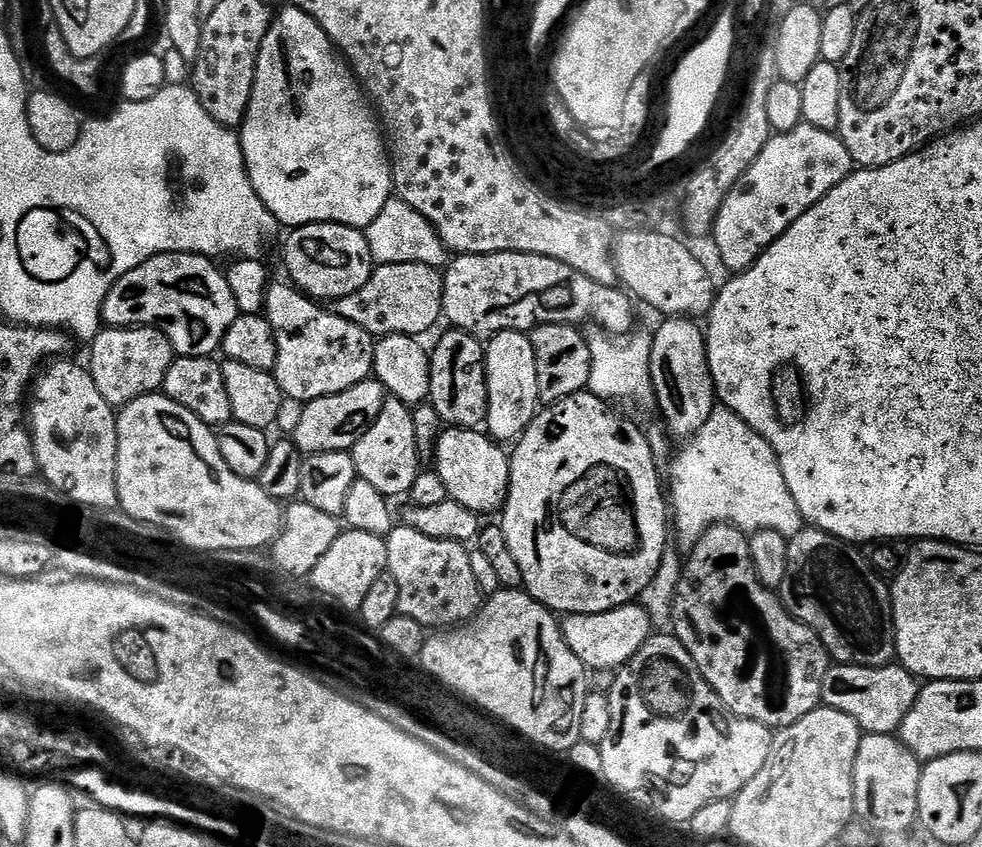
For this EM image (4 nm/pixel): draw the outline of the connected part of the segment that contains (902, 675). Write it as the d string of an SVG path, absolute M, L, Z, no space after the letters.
M896 662L883 664L881 668L867 668L857 664L836 664L829 667L824 679L822 700L827 707L842 710L842 714L850 714L850 718L854 718L854 722L858 722L861 733L873 732L890 736L899 733L900 724L906 718L906 714L910 714L920 690L921 685L918 683L917 677L911 676Z

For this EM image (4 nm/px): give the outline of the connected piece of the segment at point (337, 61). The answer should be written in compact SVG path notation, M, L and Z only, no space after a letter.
M287 11L281 16L279 13L273 19L259 52L255 53L254 90L250 94L250 106L244 115L244 123L238 129L240 145L244 151L244 161L248 167L248 177L252 183L252 189L256 191L258 198L262 198L262 202L269 214L272 215L273 221L277 225L285 224L285 229L301 228L307 224L341 224L342 226L366 230L372 225L374 218L378 218L378 214L382 214L386 202L393 199L394 196L392 165L388 158L385 141L382 139L382 129L374 119L374 109L368 97L364 95L363 88L360 87L355 75L342 63L337 49L322 30L322 26L318 26L316 20L310 18L305 12Z

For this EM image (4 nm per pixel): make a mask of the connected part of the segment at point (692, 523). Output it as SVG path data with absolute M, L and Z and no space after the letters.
M717 407L700 430L691 436L688 444L666 468L666 492L670 497L670 516L674 521L674 544L677 549L691 550L700 541L700 535L713 524L731 524L745 534L774 530L786 537L797 536L806 526L798 502L782 478L782 466L776 451L764 441L749 424L742 422L729 408Z

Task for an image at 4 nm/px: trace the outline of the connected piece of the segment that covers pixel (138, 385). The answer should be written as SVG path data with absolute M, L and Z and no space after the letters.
M104 326L90 343L90 350L92 353L86 359L88 373L94 378L94 386L98 386L98 394L116 410L143 396L159 393L172 361L177 359L170 338L158 328Z

